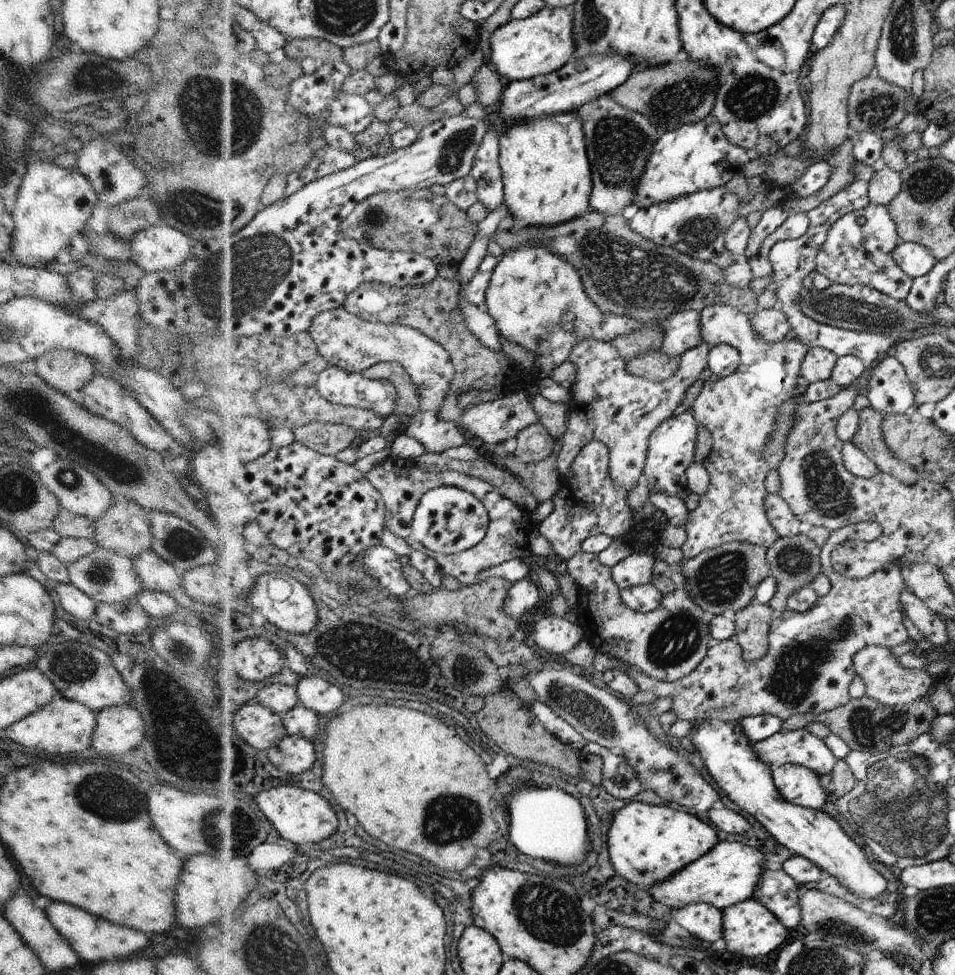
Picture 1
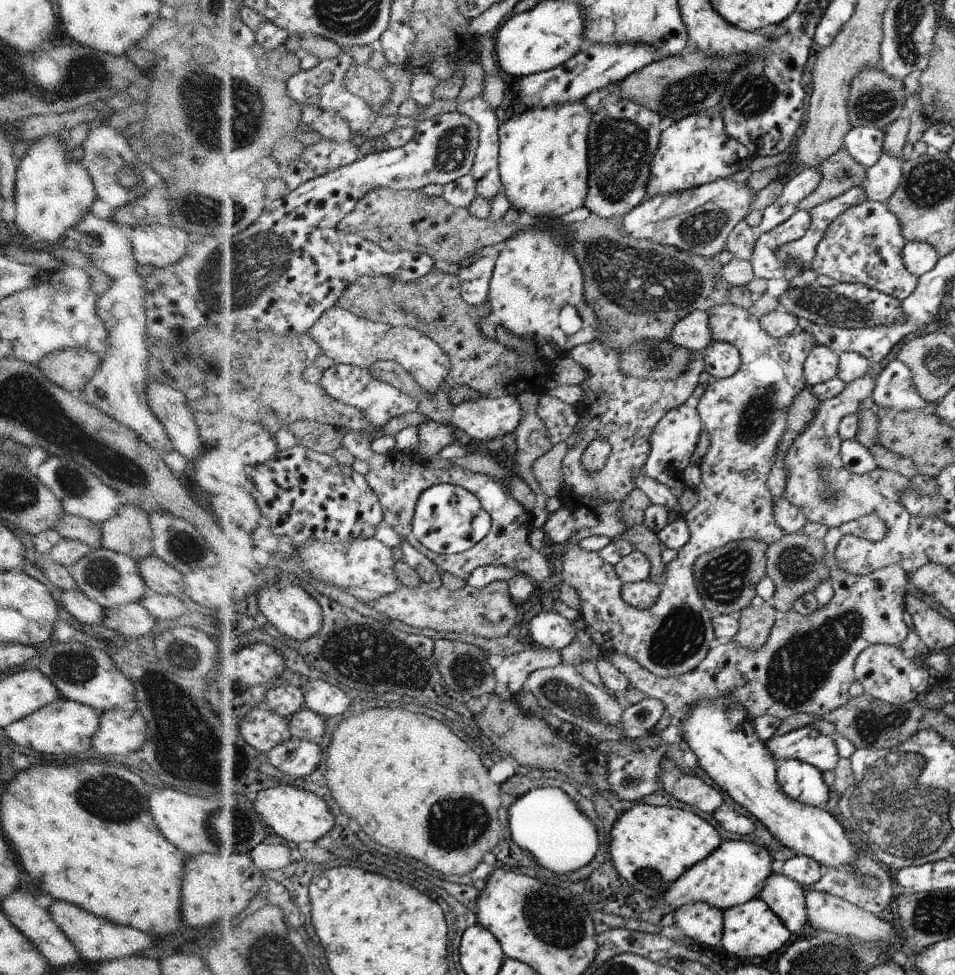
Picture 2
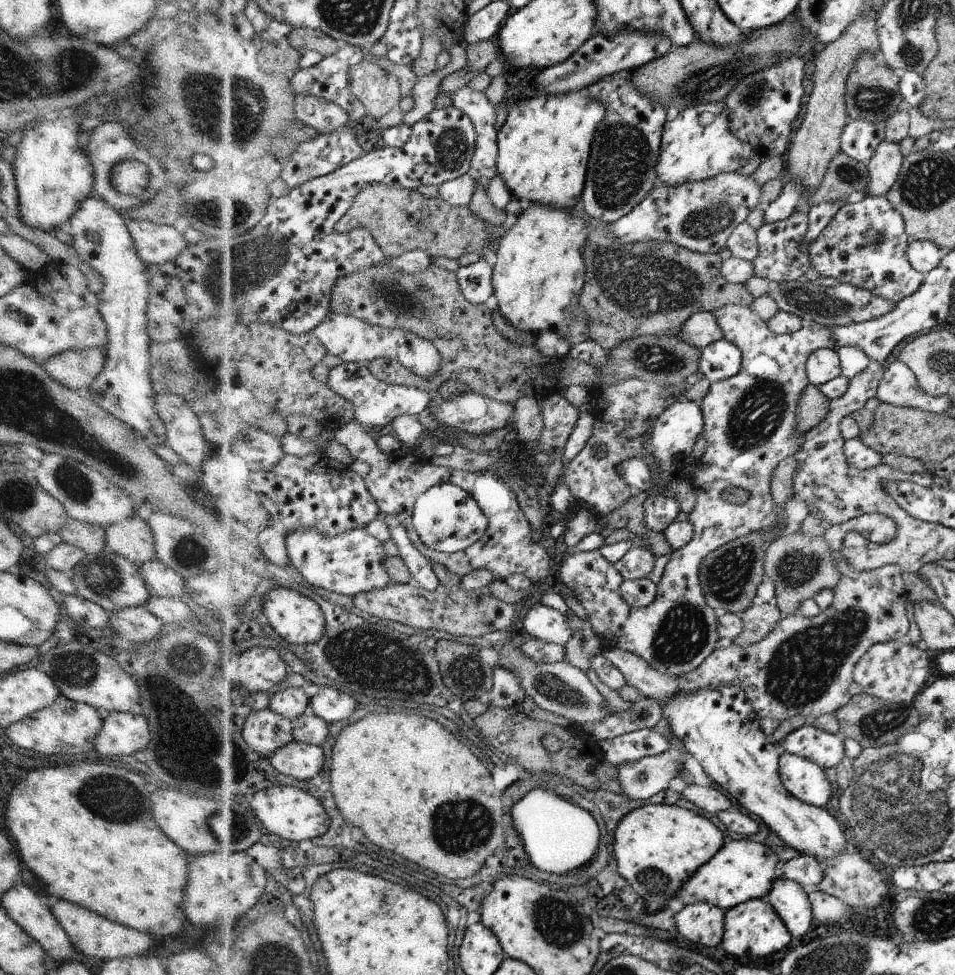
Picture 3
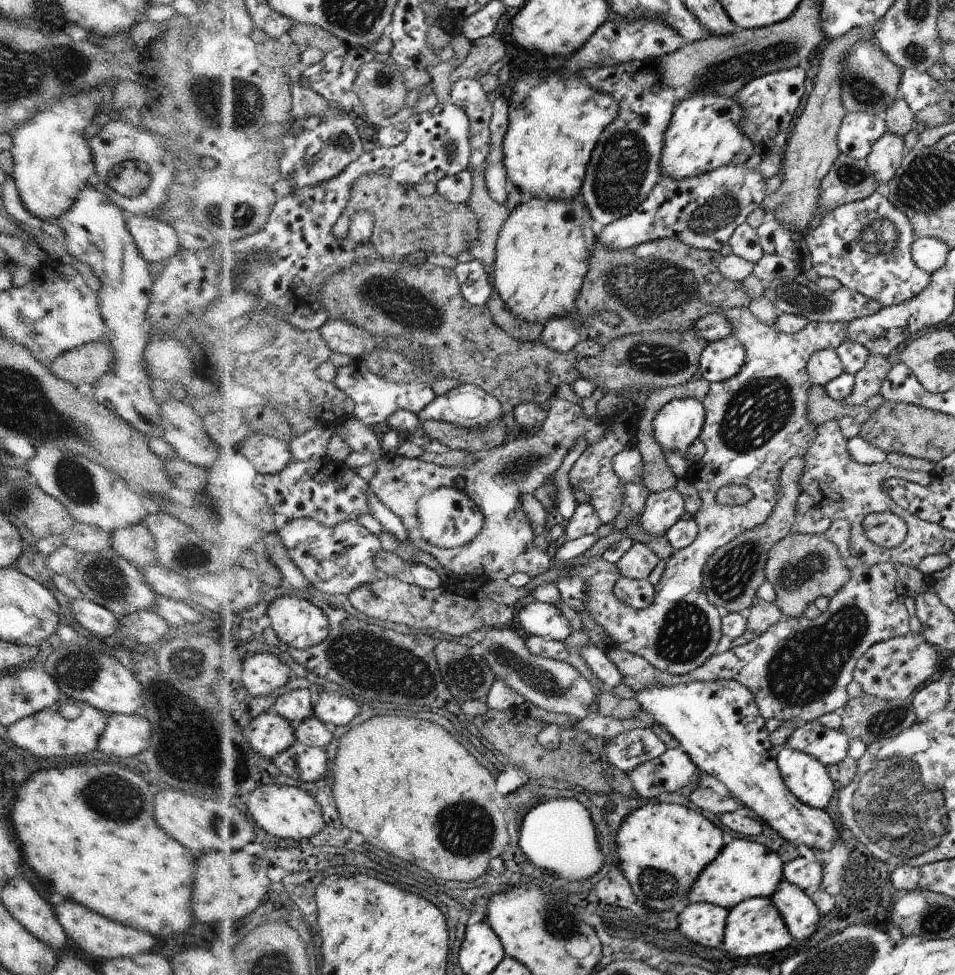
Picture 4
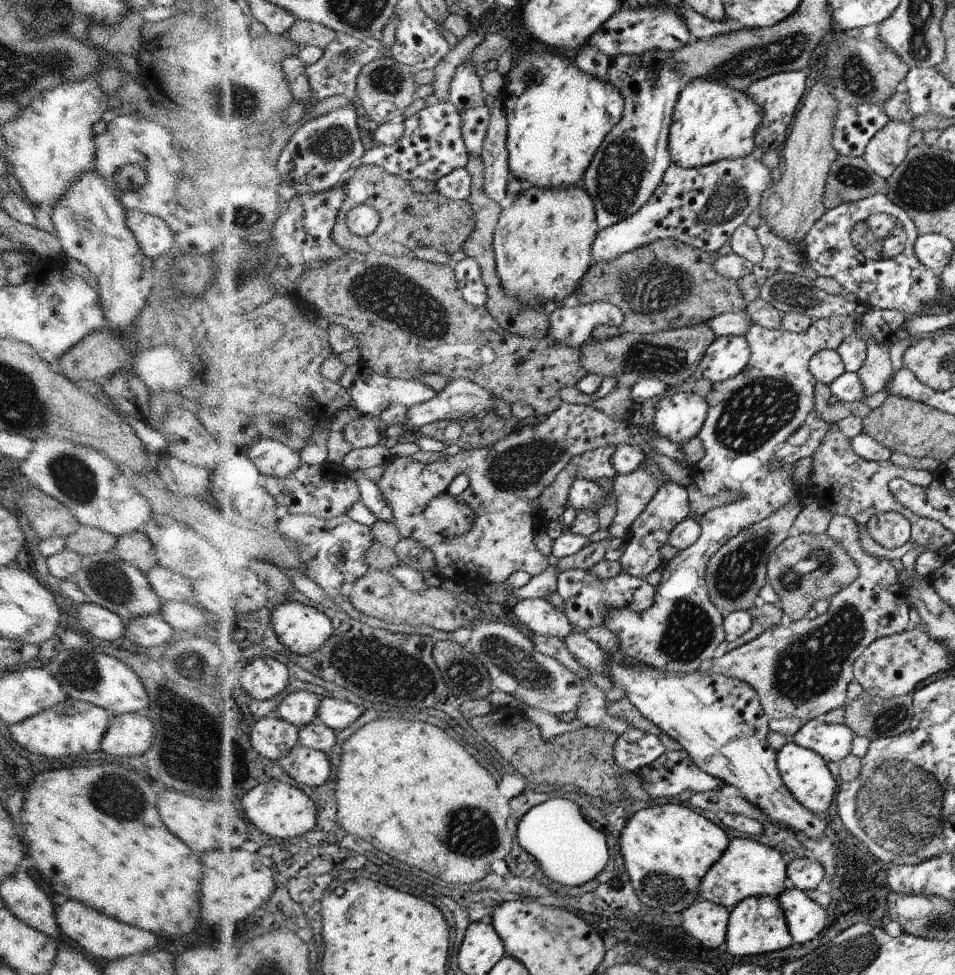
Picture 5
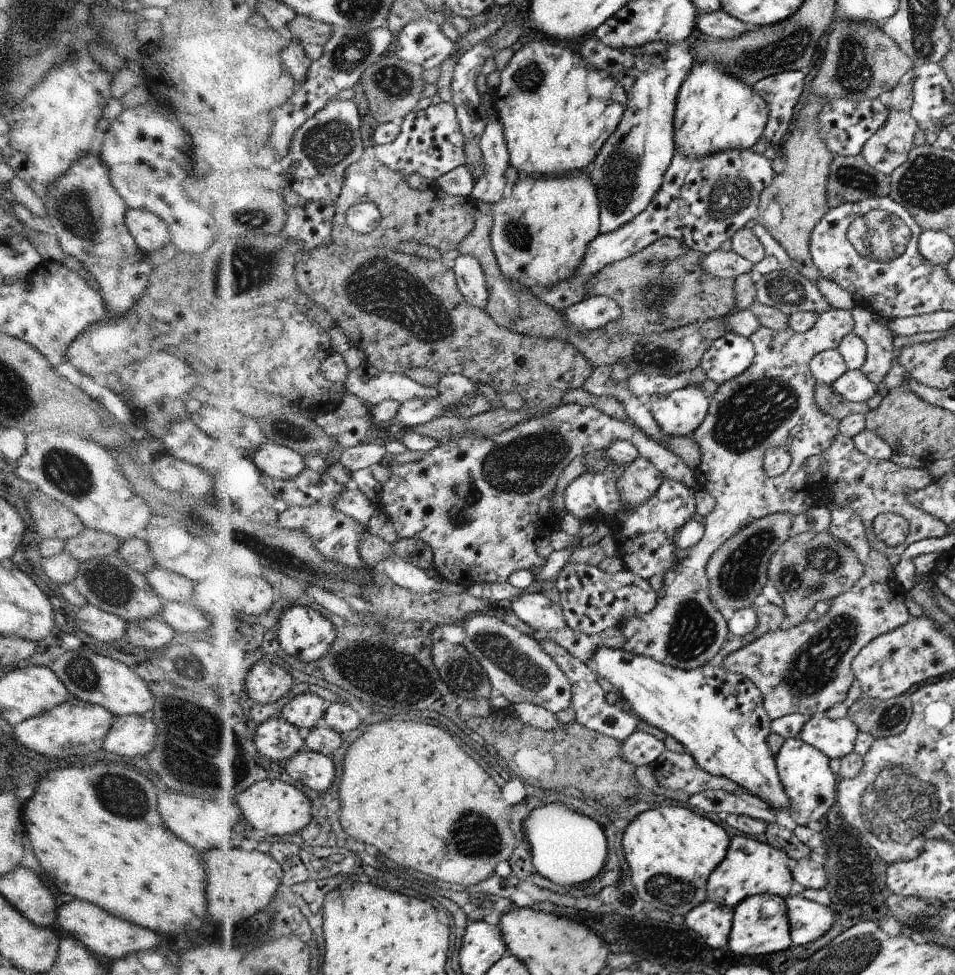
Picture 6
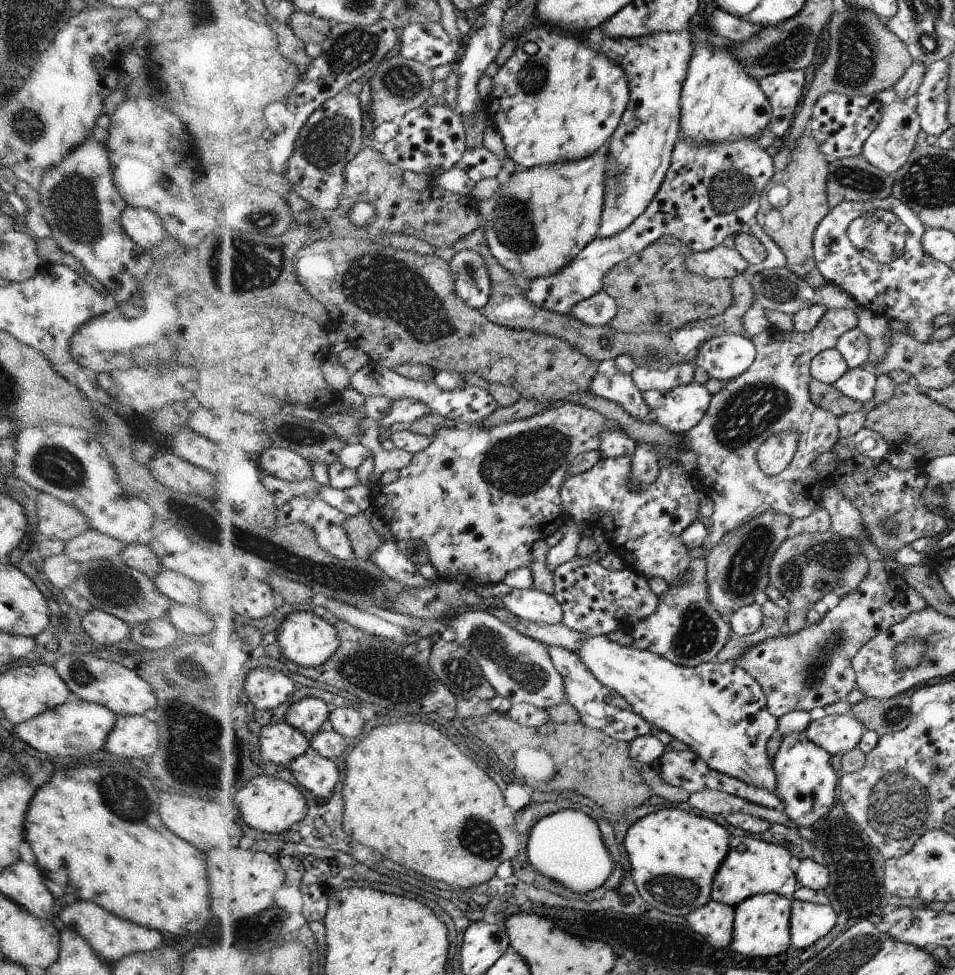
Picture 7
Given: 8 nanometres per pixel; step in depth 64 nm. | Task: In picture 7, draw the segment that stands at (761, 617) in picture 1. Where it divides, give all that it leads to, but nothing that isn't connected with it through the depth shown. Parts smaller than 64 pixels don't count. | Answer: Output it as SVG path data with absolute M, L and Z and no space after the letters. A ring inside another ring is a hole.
M766 601L761 609L764 611L764 620L762 621L761 628L748 634L745 637L735 636L725 644L725 648L715 658L716 662L723 663L726 661L734 661L740 656L744 656L752 646L764 642L768 638L774 636L782 636L782 626L787 621L787 611L775 602Z

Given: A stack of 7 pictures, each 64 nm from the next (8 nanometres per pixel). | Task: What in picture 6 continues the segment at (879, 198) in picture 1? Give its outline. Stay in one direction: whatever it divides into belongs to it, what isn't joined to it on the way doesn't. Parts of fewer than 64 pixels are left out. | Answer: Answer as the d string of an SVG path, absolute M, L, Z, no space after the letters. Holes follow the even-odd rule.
M889 110L888 120L866 140L861 155L874 170L890 175L906 162L918 130L911 111Z

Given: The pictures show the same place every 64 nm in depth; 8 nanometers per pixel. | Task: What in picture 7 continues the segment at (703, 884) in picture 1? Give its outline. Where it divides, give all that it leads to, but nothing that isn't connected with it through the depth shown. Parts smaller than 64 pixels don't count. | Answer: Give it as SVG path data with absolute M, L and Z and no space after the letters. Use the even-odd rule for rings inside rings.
M746 834L736 836L724 864L714 877L712 900L735 908L742 901L764 893L776 893L793 900L799 887L795 863L792 854L782 846L750 838Z

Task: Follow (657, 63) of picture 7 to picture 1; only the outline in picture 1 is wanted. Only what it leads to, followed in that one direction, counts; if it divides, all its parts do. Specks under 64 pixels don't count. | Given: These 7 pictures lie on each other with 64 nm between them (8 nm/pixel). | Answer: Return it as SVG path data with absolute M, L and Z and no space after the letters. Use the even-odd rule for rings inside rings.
M610 93L596 98L589 105L577 110L585 122L585 139L588 143L589 162L593 170L593 194L589 198L590 209L600 215L616 215L634 202L638 182L645 174L645 166L653 154L657 142L657 127L633 110L622 108L612 100Z

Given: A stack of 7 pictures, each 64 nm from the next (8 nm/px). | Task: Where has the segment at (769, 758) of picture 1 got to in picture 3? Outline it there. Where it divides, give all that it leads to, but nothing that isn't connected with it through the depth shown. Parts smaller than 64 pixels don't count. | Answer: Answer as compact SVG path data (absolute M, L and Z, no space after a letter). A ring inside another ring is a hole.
M805 724L779 740L777 745L782 752L809 758L818 766L834 768L845 757L844 740L845 737L839 732L830 734L813 724Z

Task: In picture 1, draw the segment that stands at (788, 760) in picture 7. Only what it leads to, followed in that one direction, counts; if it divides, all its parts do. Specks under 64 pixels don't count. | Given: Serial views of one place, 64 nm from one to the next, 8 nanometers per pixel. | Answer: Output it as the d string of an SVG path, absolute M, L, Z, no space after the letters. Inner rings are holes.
M783 764L773 769L773 781L781 791L782 798L796 806L821 809L826 793L816 772L797 764Z

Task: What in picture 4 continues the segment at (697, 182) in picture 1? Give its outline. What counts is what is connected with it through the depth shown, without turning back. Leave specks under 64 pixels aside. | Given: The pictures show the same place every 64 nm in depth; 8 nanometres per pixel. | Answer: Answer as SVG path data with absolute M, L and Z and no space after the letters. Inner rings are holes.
M692 94L678 104L676 112L665 132L662 177L690 178L708 174L722 166L744 165L755 151L753 142L742 130L745 110L732 97L718 94Z

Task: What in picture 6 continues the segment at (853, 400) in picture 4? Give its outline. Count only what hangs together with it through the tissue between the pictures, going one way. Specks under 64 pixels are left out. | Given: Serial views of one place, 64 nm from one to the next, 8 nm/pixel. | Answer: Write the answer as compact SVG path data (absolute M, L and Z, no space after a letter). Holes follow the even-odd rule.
M855 306L850 310L854 319L853 333L857 334L868 347L865 364L860 368L869 375L874 386L879 386L890 372L893 364L893 332L876 320L871 310Z

